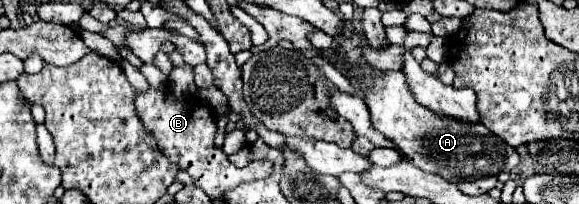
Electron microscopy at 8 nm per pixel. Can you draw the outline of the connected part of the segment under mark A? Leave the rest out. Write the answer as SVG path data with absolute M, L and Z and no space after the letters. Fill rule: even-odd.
M371 71L373 81L365 87L365 103L371 113L373 127L391 139L405 159L409 159L415 167L427 173L443 175L445 181L473 181L485 175L499 175L501 171L509 171L517 167L521 161L517 149L507 145L501 137L493 135L485 125L465 123L449 117L441 117L431 109L419 105L401 71Z

